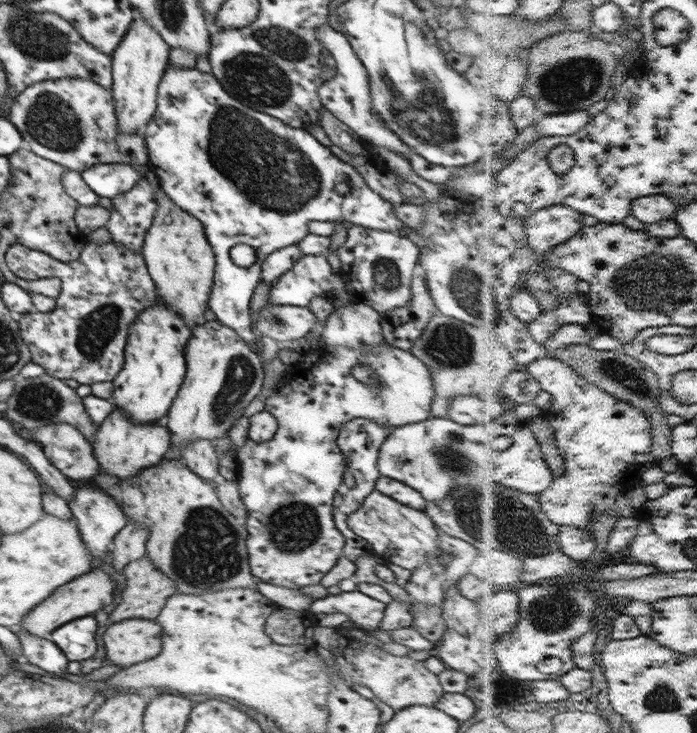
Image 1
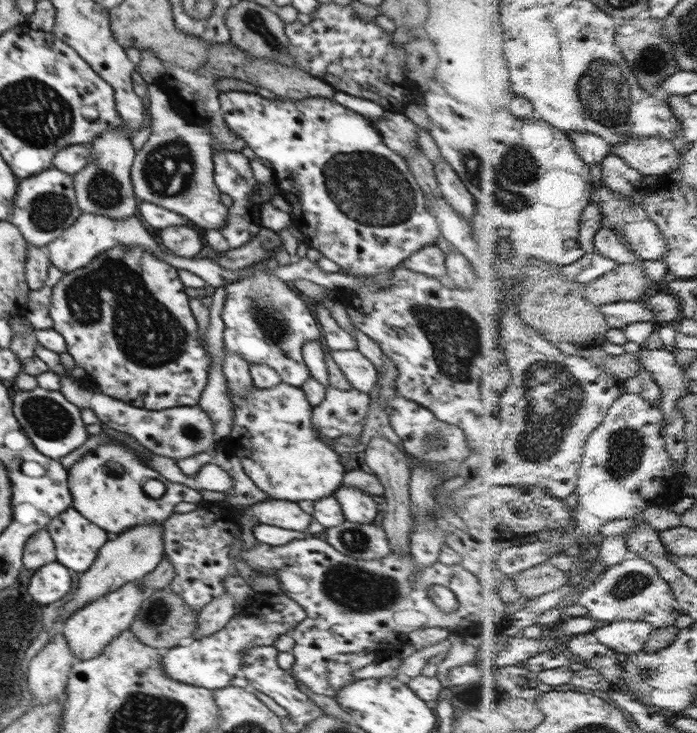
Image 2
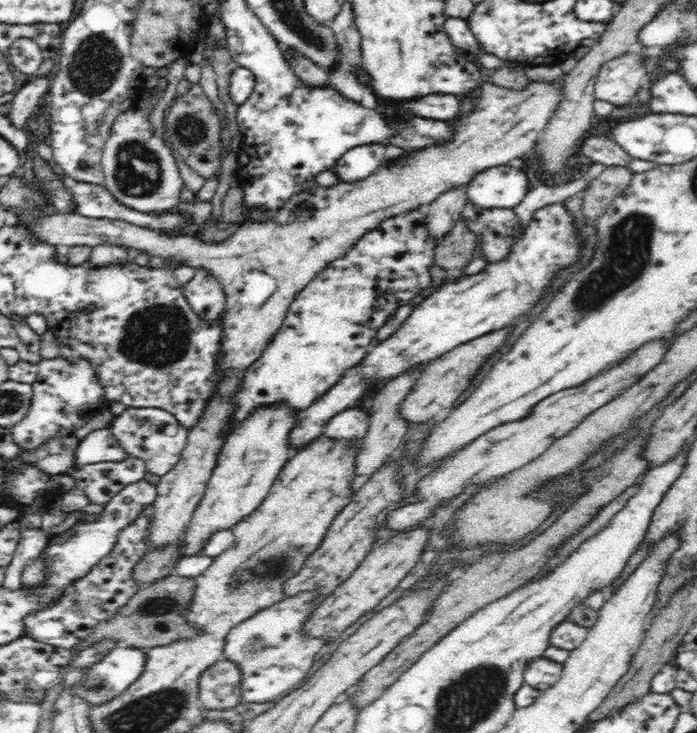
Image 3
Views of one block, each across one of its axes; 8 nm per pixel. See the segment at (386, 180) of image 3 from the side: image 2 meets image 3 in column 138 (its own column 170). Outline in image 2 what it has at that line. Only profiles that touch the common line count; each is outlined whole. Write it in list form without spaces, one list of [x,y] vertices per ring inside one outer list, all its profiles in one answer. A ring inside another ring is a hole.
[[[170,226],[160,232],[164,248],[171,250],[177,257],[189,259],[202,250],[200,237],[193,226]]]

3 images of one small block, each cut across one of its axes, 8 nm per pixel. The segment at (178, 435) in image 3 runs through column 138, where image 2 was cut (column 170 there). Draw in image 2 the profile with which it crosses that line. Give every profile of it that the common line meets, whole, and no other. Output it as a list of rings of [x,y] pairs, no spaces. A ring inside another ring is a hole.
[[[40,342],[36,343],[34,354],[43,360],[50,371],[61,376],[62,394],[73,402],[78,408],[90,408],[100,419],[102,424],[110,426],[112,430],[118,430],[134,440],[138,440],[141,446],[148,449],[156,455],[178,461],[182,458],[189,458],[200,453],[213,452],[216,449],[217,442],[214,438],[214,424],[204,409],[198,405],[194,406],[175,406],[174,408],[163,408],[162,410],[146,410],[138,408],[124,402],[106,396],[100,392],[91,393],[86,388],[80,387],[72,377],[66,377],[66,369],[60,363],[60,357],[57,352],[44,348]]]

